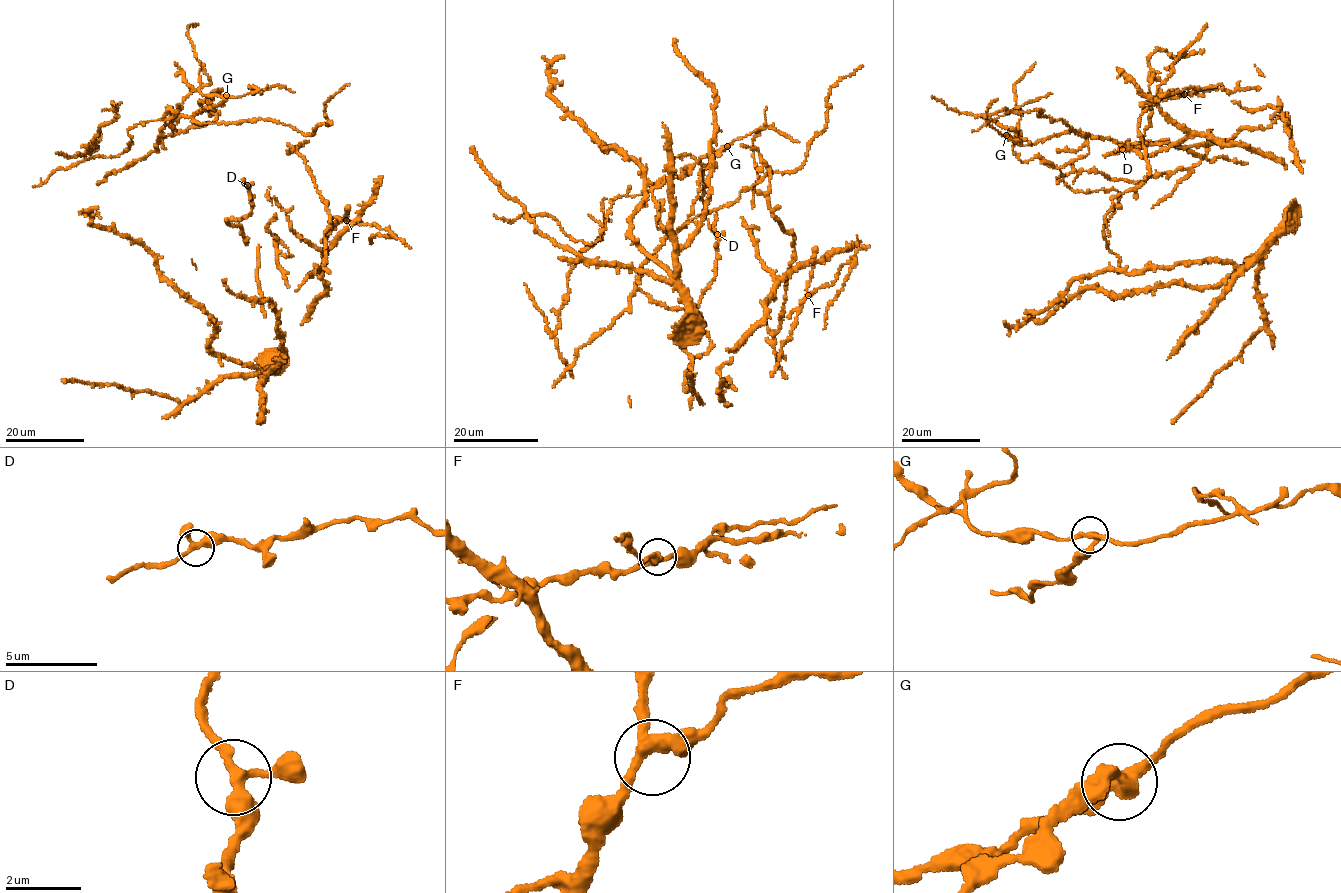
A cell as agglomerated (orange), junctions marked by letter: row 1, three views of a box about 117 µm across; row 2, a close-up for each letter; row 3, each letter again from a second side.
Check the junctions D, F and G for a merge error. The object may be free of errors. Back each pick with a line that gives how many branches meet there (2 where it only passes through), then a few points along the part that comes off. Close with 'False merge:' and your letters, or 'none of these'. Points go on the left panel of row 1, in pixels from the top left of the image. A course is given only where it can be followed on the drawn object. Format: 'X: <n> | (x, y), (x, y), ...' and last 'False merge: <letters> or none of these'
G: 3 | (227, 95), (191, 92), (171, 117), (130, 127), (129, 149), (56, 169), (32, 186)
False merge: G

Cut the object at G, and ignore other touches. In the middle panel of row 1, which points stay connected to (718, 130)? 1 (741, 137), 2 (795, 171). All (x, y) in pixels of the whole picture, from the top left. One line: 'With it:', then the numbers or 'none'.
With it: 2

